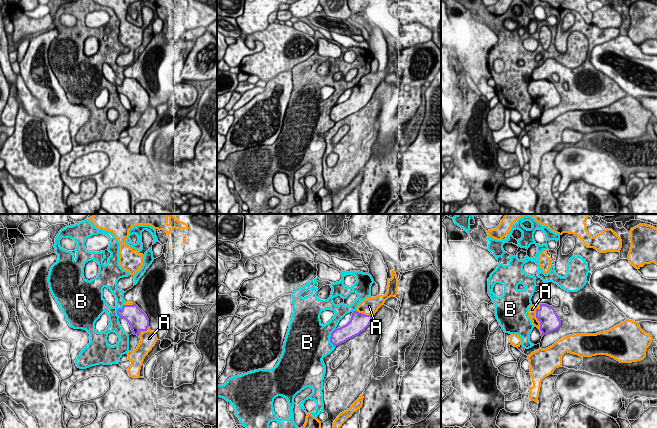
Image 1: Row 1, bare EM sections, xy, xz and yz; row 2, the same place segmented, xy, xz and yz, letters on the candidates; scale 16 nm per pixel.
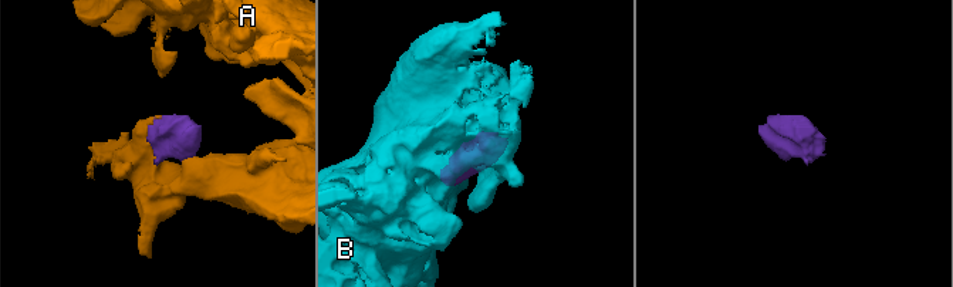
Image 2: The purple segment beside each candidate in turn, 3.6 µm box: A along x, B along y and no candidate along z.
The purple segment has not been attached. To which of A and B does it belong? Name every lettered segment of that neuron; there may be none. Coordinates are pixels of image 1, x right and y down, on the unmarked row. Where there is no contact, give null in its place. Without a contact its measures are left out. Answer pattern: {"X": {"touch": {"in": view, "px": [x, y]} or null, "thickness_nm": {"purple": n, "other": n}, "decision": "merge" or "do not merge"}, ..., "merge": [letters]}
{"A": {"touch": {"in": "yz", "px": [537, 94]}, "thickness_nm": {"purple": 320, "other": 130}, "decision": "merge"}, "B": {"touch": {"in": "xz", "px": [330, 113]}, "thickness_nm": {"purple": 260, "other": 480}, "decision": "do not merge"}, "merge": ["A"]}

